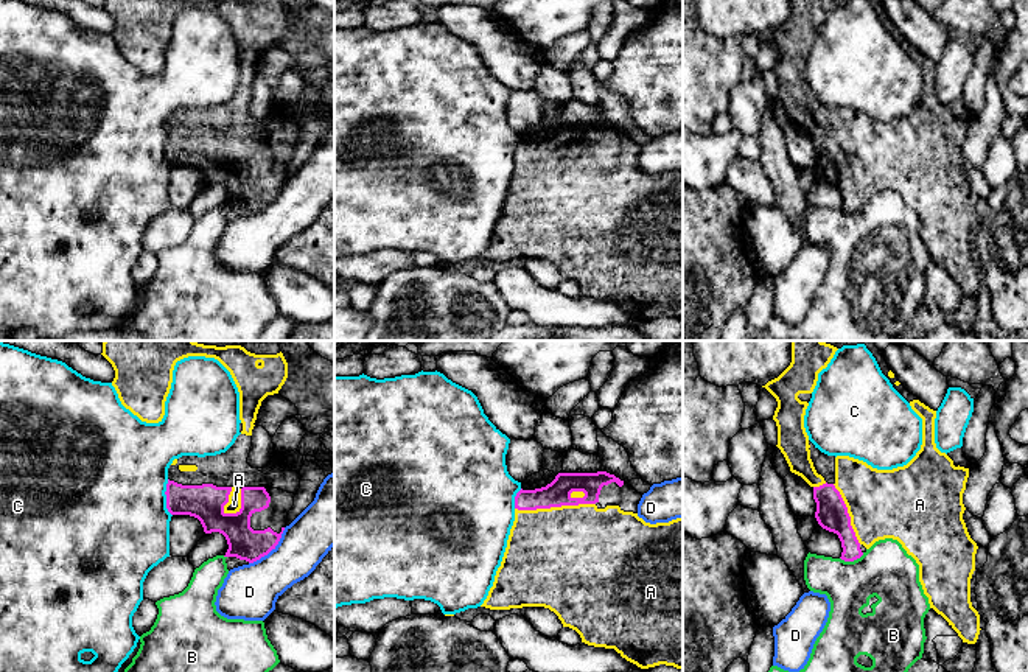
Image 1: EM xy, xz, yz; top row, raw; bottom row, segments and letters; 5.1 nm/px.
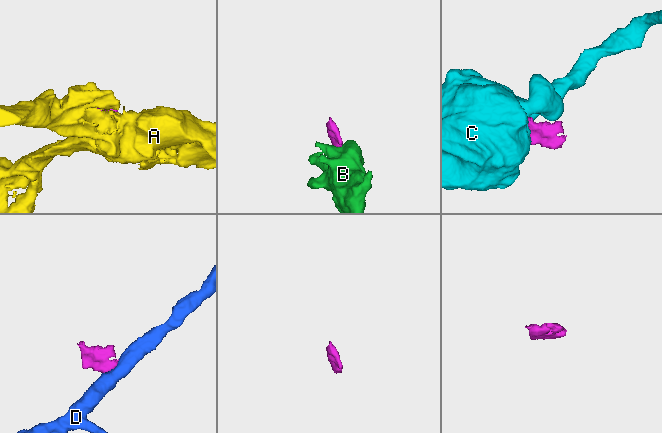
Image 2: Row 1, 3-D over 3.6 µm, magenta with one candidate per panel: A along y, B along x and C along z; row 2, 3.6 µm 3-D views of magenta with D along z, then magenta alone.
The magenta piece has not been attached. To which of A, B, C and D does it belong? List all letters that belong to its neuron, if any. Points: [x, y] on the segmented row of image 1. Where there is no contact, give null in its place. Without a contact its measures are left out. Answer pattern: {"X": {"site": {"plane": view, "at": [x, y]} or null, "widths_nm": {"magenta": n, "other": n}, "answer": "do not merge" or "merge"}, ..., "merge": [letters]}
{"A": {"site": {"plane": "xz", "at": [554, 506]}, "widths_nm": {"magenta": 140, "other": 480}, "answer": "merge"}, "B": {"site": {"plane": "yz", "at": [851, 560]}, "widths_nm": {"magenta": 150, "other": 280}, "answer": "do not merge"}, "C": {"site": {"plane": "xy", "at": [167, 498]}, "widths_nm": {"magenta": 190, "other": 480}, "answer": "do not merge"}, "D": {"site": {"plane": "xy", "at": [271, 549]}, "widths_nm": {"magenta": 170, "other": 280}, "answer": "do not merge"}, "merge": ["A"]}

